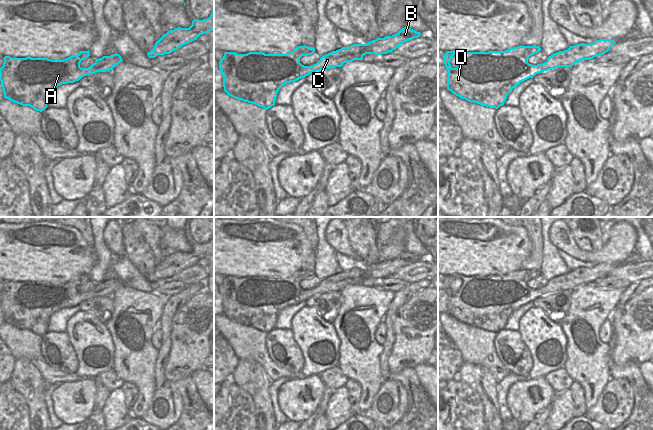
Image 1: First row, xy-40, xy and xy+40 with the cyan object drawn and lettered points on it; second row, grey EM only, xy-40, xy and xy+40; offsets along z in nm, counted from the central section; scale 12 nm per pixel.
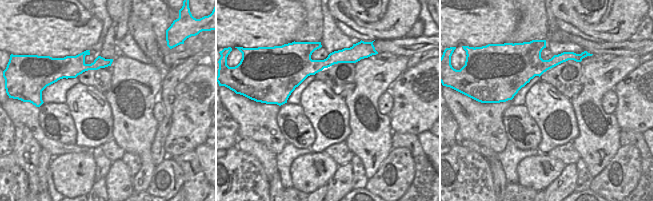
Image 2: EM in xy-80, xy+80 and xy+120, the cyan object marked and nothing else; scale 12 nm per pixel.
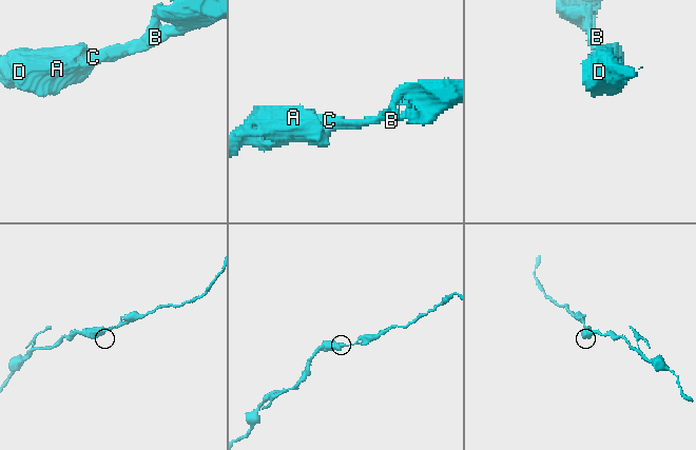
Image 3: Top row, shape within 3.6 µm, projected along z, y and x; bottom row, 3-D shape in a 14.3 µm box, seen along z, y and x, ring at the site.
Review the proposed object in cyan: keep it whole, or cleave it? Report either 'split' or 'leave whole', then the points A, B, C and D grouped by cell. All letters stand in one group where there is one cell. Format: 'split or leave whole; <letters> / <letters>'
leave whole; A B C D

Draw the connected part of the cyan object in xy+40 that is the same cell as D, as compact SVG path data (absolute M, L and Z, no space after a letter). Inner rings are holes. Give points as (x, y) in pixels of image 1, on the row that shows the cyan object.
M599 39L592 44L580 43L570 46L567 50L559 51L548 57L542 64L532 65L528 58L541 51L540 46L517 46L505 51L464 52L446 51L443 61L448 71L447 89L456 96L469 102L482 106L498 109L503 106L508 94L521 82L533 78L536 74L558 67L572 67L581 60L593 59L604 55L615 44L614 40ZM455 54L460 54L463 59L457 68L452 68L450 61Z

